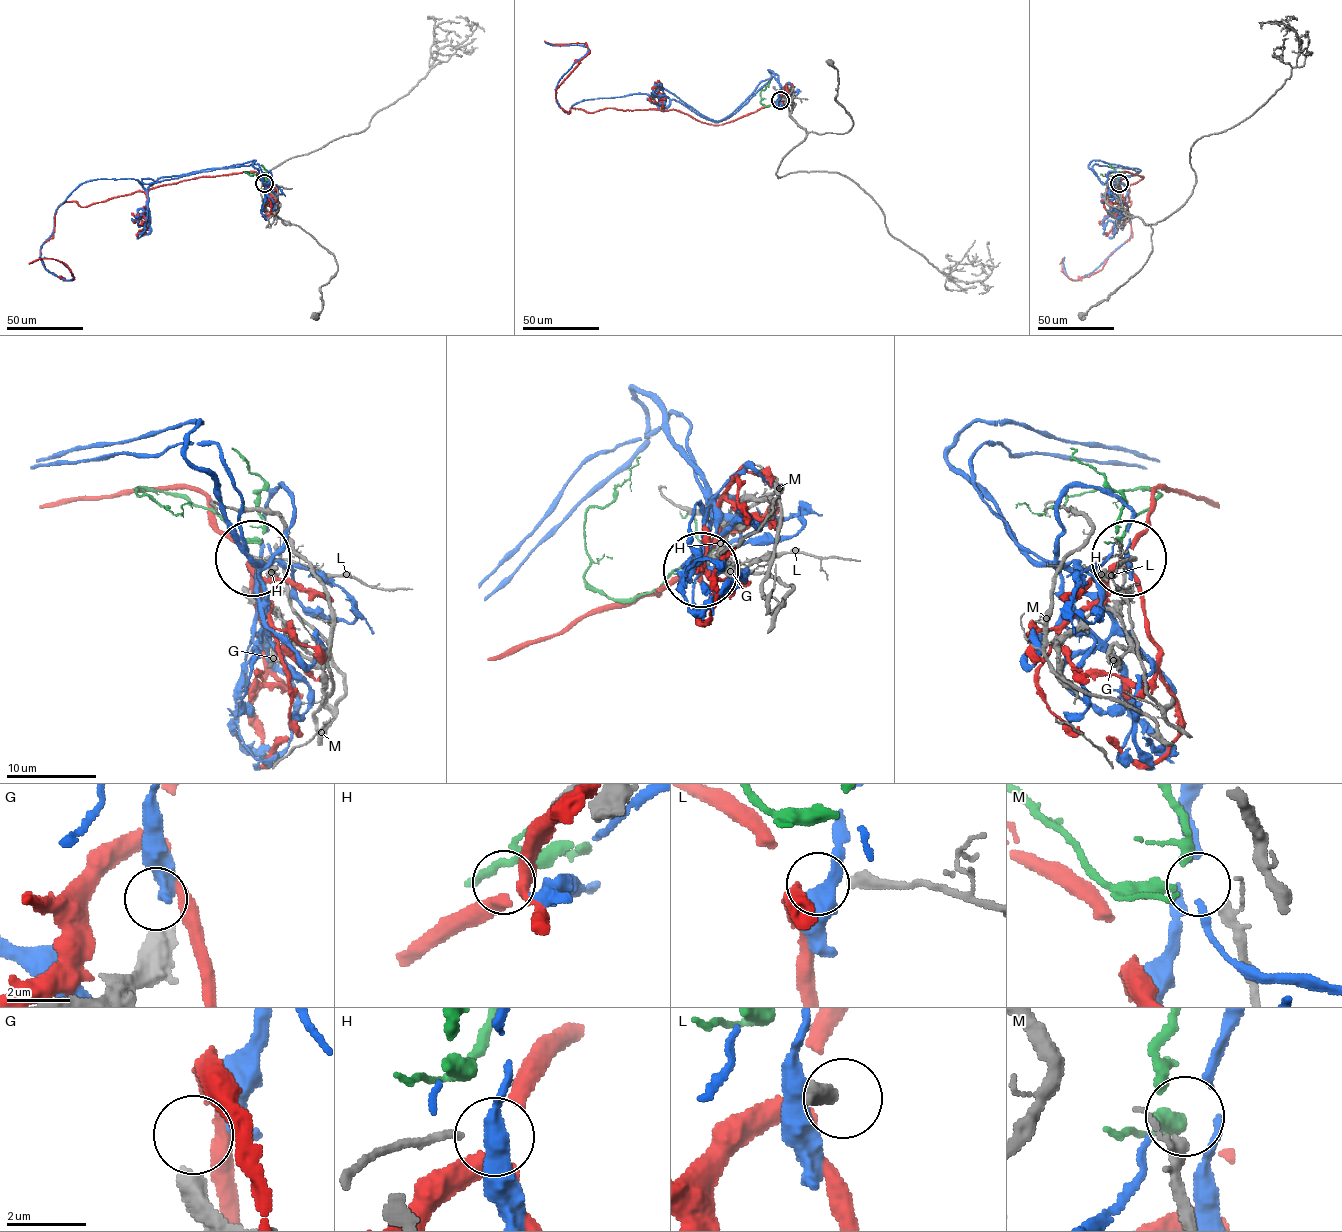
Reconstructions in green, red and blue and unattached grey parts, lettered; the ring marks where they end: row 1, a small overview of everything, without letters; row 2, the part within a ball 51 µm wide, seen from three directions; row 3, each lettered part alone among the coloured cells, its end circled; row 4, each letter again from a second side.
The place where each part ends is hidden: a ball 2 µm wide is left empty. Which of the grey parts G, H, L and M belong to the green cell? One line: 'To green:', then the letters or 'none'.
To green: M

